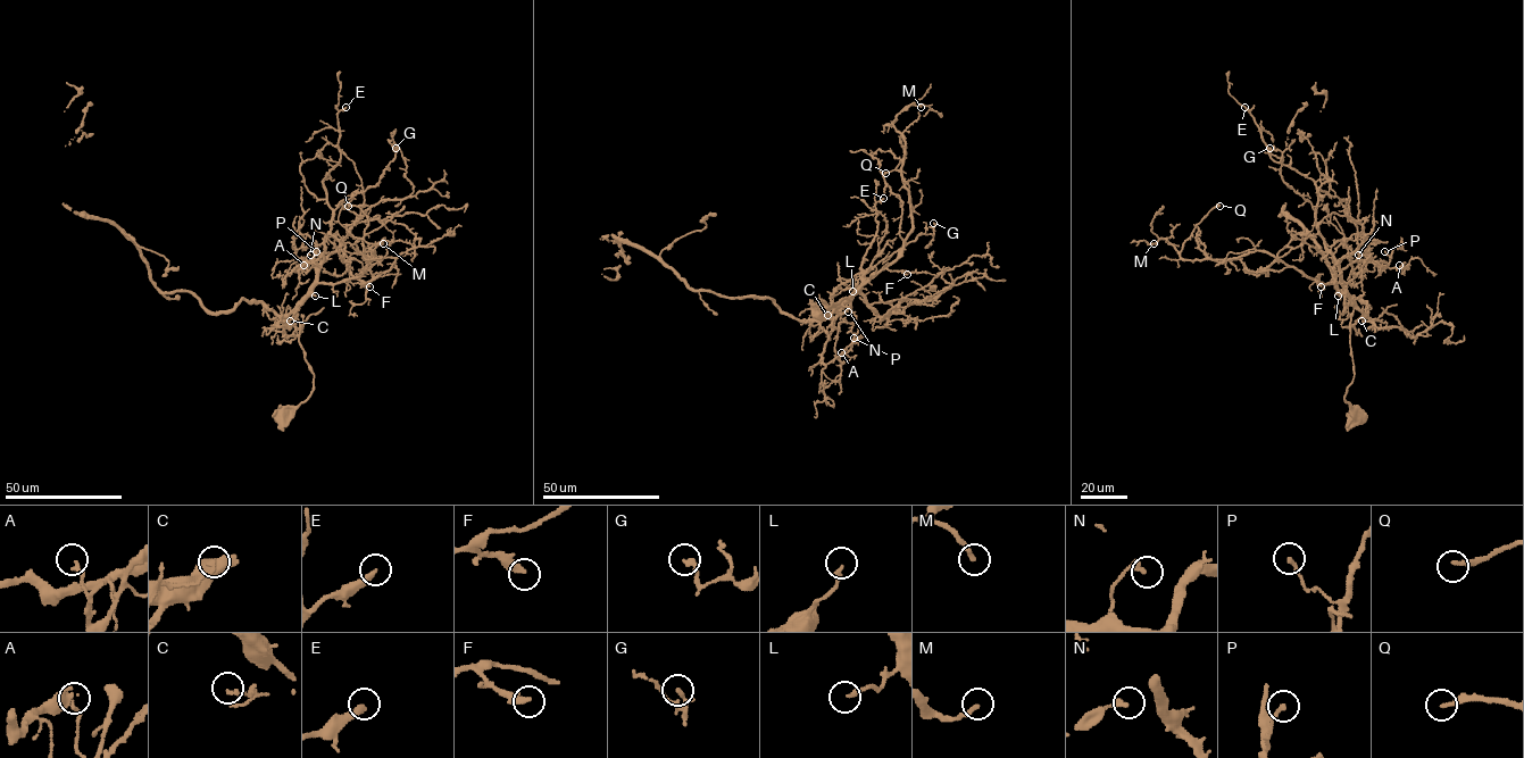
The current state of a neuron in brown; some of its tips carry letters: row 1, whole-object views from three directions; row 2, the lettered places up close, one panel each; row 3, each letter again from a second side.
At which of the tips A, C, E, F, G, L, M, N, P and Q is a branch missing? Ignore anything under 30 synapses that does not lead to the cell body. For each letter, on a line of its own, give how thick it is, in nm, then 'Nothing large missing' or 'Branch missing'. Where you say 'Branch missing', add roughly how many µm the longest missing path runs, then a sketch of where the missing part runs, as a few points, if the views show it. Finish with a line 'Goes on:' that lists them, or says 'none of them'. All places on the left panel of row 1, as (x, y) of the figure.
A: Thickness 180 nm. Nothing large missing
C: Thickness 180 nm. Nothing large missing
E: Thickness 320 nm. Branch missing. Missing length about 35 µm. Course of what is missing: (346, 107), (356, 84), (369, 68), (367, 61)
F: Thickness 360 nm. Nothing large missing
G: Thickness 220 nm. Nothing large missing
L: Thickness 200 nm. Nothing large missing
M: Thickness 240 nm. Nothing large missing
N: Thickness 200 nm. Nothing large missing
P: Thickness 190 nm. Nothing large missing
Q: Thickness 190 nm. Nothing large missing
Goes on: E

